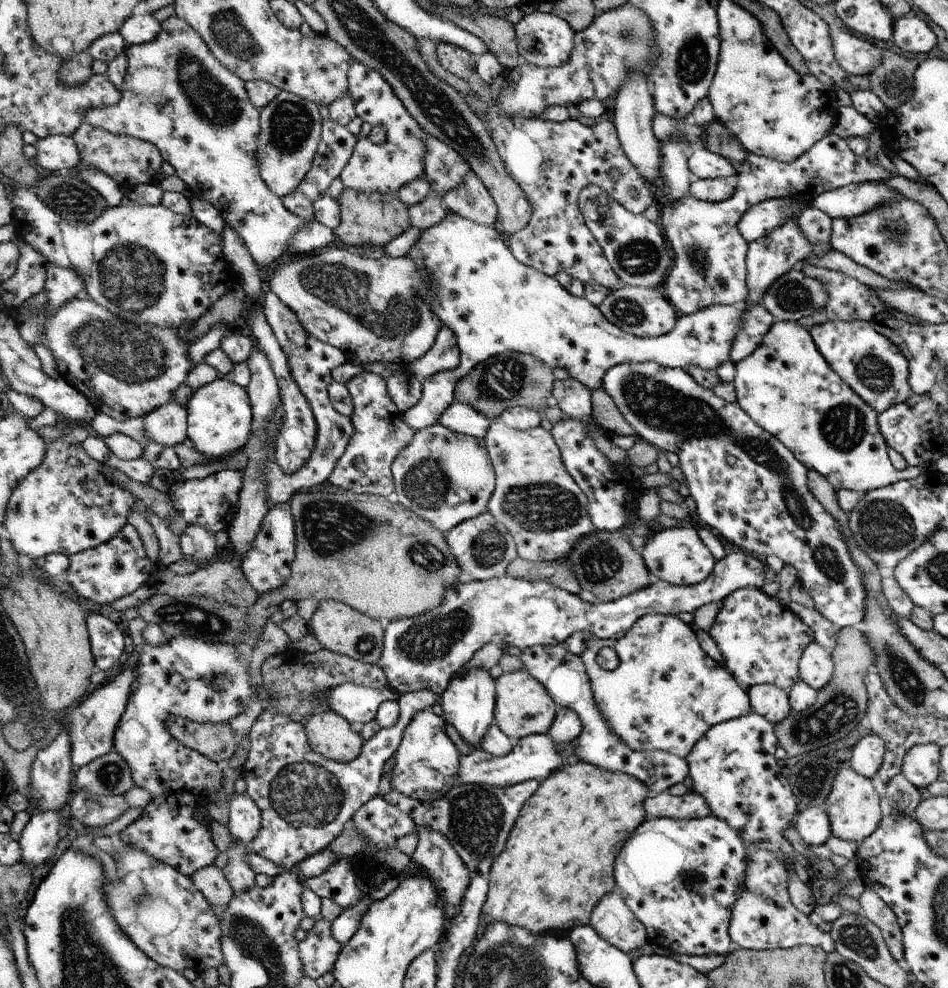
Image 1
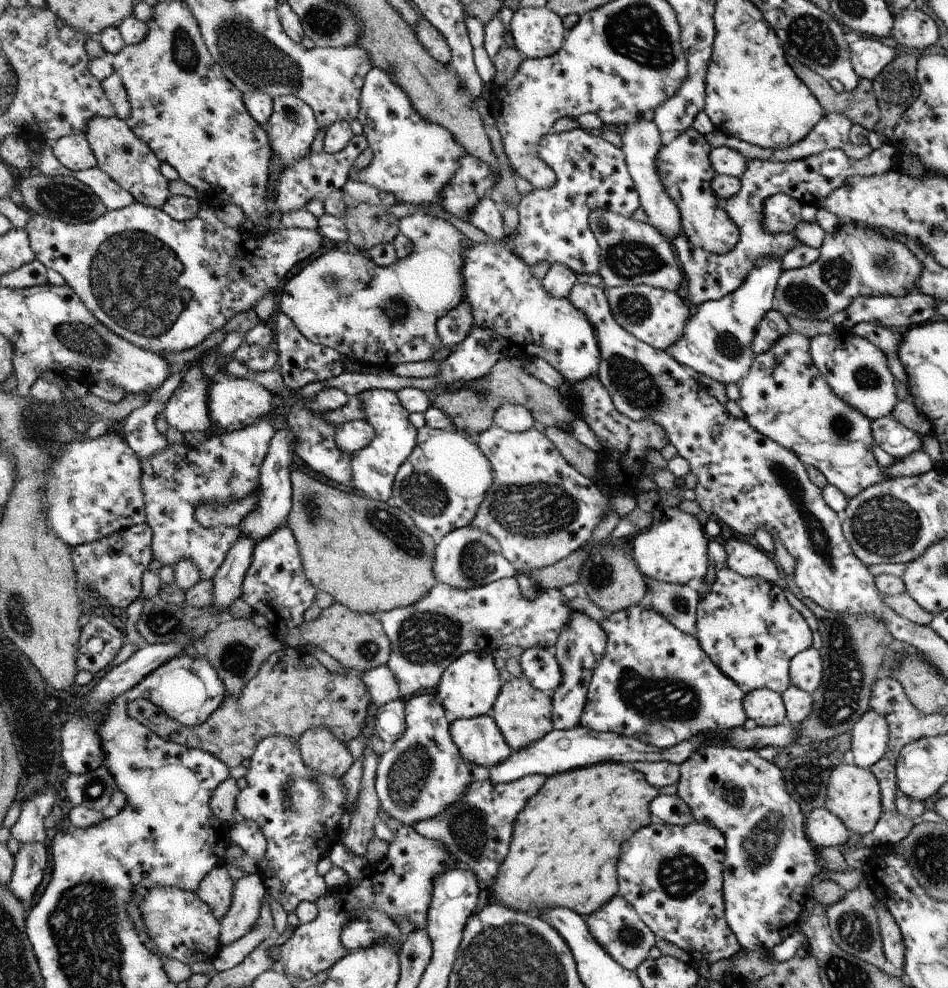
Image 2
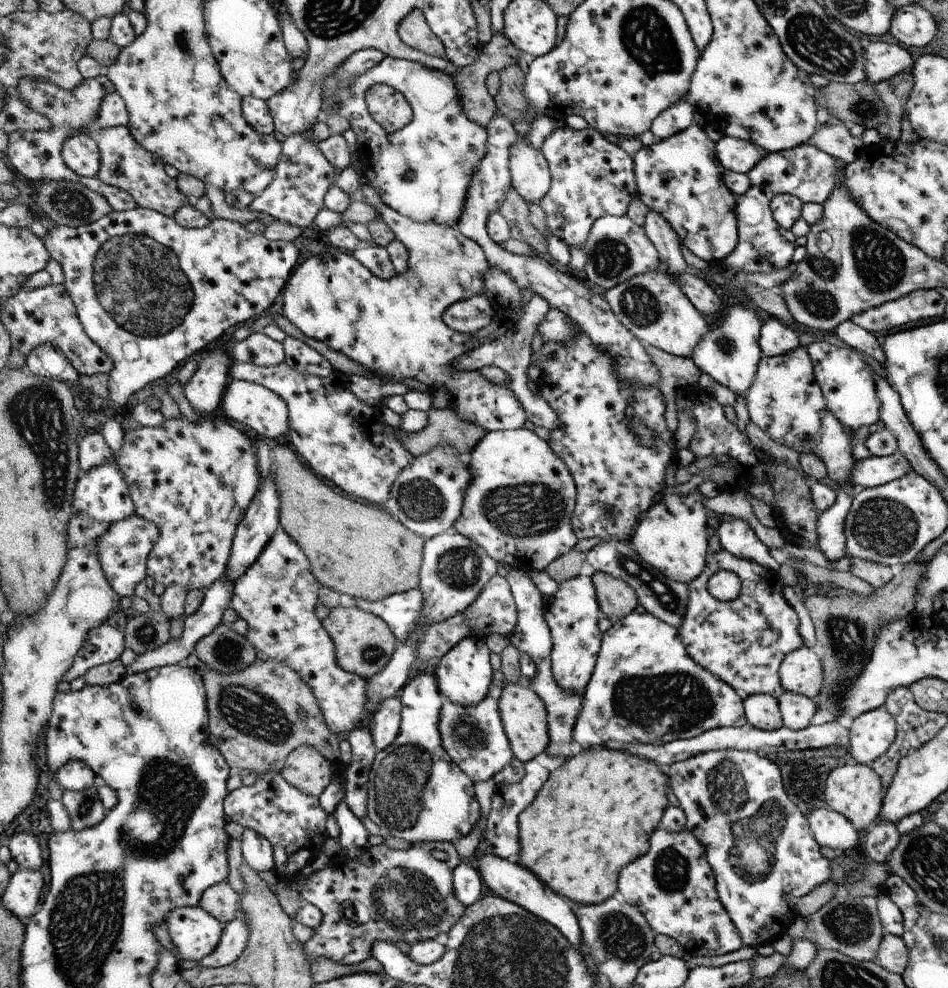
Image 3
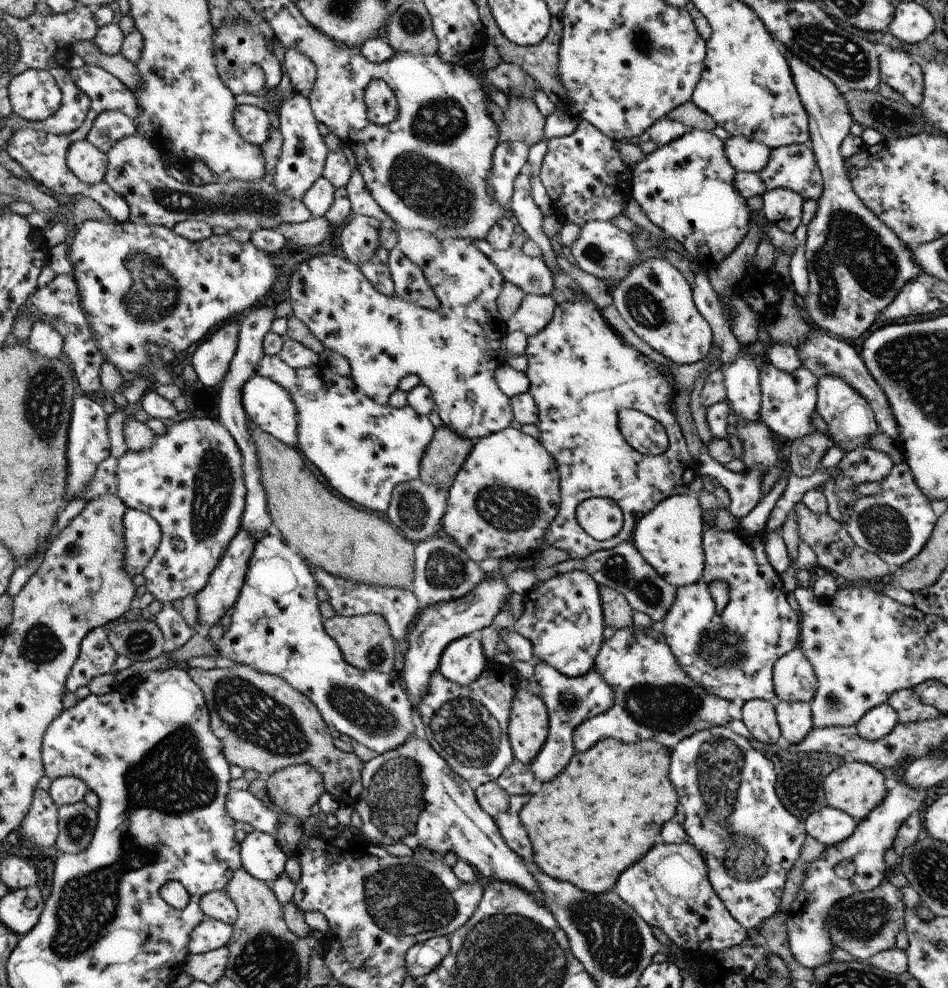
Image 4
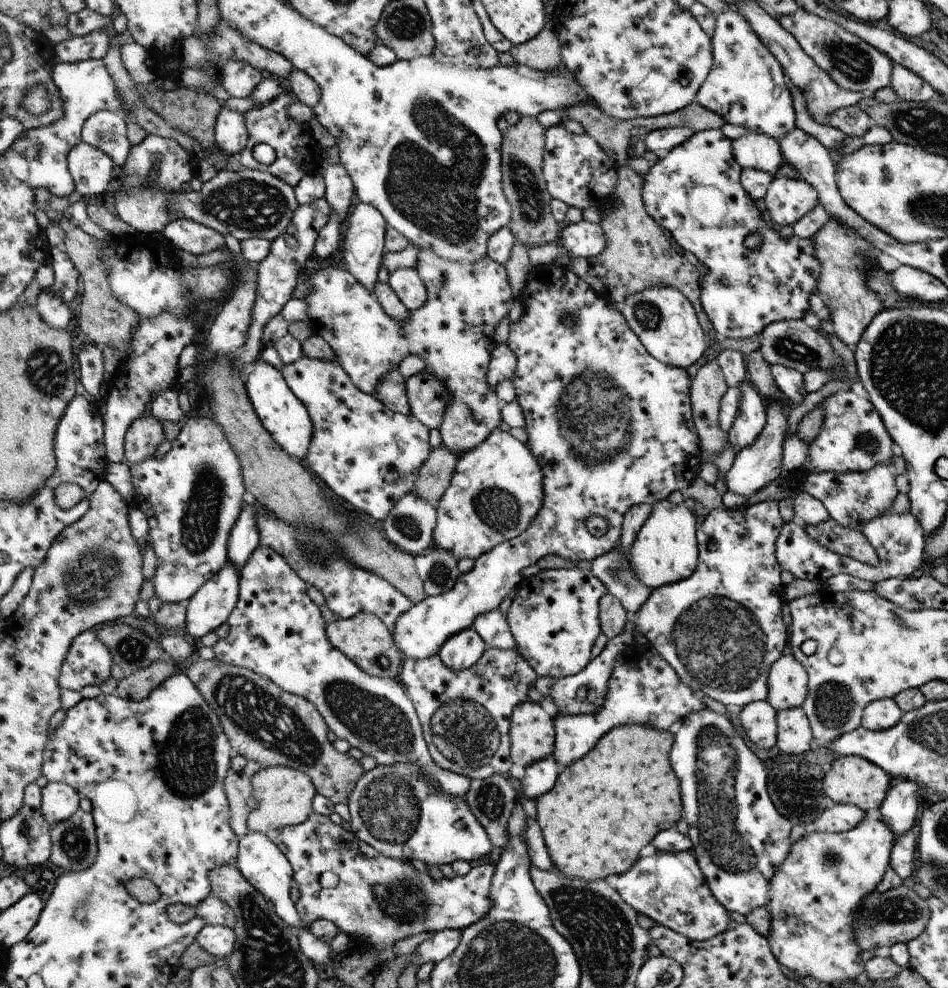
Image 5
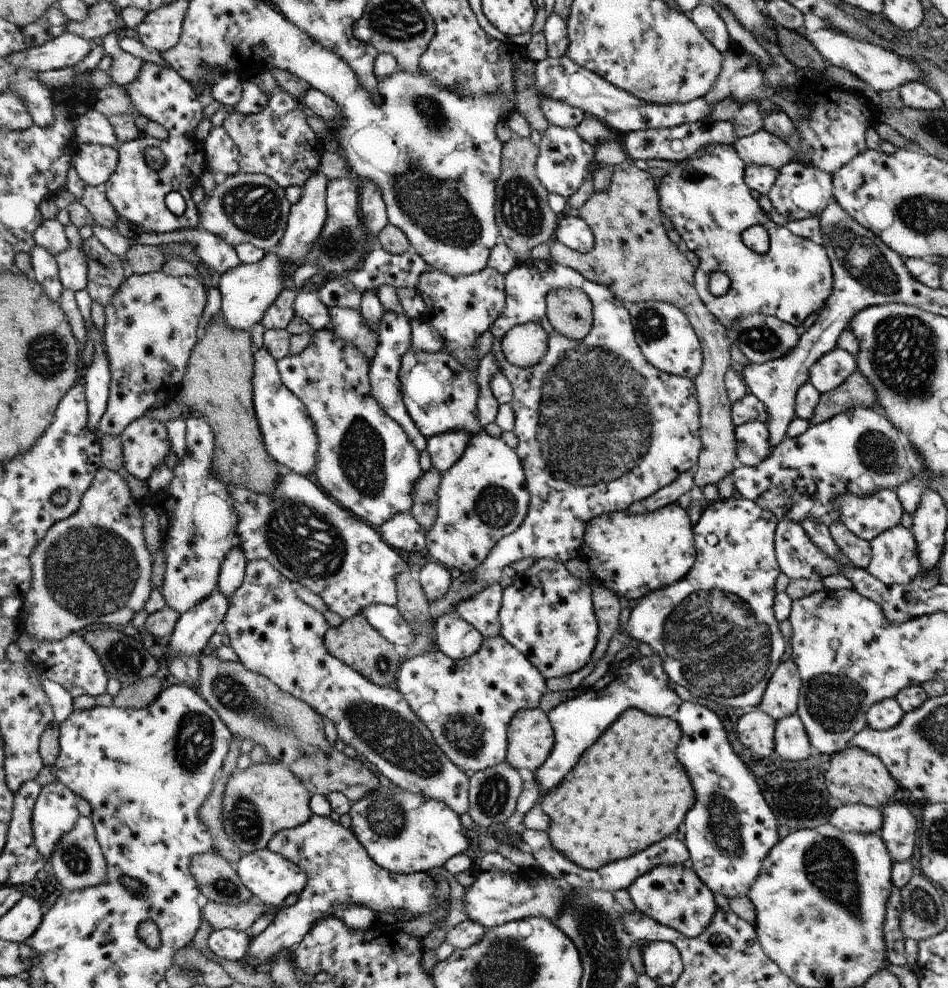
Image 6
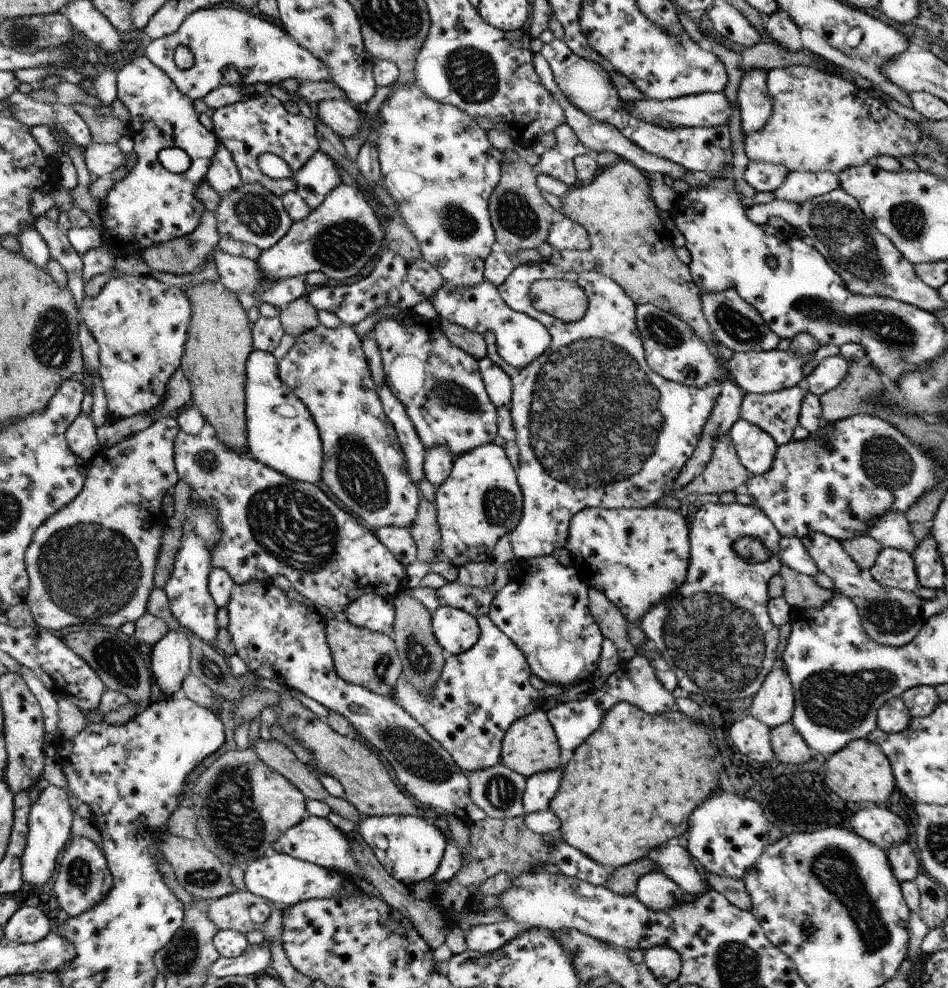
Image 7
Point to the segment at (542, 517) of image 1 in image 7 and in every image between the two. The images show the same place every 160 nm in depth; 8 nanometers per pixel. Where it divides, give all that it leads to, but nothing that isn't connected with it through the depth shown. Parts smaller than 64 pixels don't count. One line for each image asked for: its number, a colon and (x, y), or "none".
2: (540, 509)
3: (519, 509)
4: (501, 503)
5: (497, 489)
6: (483, 497)
7: (481, 501)

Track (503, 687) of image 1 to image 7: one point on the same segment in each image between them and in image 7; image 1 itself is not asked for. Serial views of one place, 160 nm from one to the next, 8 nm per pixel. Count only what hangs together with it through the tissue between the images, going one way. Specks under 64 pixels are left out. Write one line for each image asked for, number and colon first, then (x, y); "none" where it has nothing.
2: (524, 713)
3: (525, 716)
4: (529, 719)
5: (532, 732)
6: (530, 736)
7: (530, 746)

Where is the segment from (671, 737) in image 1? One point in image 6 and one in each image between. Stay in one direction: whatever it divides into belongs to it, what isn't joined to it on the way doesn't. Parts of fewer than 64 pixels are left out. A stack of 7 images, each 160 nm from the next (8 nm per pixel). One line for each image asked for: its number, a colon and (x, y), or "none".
2: (654, 679)
3: (644, 674)
4: (655, 699)
5: (645, 689)
6: (644, 684)

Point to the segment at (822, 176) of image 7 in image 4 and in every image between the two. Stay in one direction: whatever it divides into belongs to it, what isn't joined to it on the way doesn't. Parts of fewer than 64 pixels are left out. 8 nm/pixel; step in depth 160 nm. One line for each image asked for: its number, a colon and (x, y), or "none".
4: (783, 208)
5: (788, 199)
6: (800, 191)

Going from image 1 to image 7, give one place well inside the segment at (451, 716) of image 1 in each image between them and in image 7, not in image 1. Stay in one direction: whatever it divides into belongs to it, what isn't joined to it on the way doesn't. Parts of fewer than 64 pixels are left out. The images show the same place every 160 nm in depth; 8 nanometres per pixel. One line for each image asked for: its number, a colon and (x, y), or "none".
2: (469, 687)
3: (464, 675)
4: (463, 661)
5: (461, 651)
6: (457, 638)
7: (457, 631)

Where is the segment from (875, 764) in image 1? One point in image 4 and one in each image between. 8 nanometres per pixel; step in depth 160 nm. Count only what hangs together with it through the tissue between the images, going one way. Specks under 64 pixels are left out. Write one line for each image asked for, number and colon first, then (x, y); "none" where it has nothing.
2: (869, 738)
3: (871, 734)
4: (879, 721)

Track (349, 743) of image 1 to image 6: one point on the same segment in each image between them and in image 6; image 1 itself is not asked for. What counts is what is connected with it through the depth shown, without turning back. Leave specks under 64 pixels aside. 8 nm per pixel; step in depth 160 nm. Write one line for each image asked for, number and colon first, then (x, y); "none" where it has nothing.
2: (321, 750)
3: (306, 768)
4: (295, 789)
5: (285, 795)
6: (266, 798)

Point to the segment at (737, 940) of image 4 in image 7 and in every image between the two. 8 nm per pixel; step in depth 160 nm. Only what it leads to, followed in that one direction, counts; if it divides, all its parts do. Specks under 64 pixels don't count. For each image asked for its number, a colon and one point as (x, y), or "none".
5: (670, 888)
6: (675, 896)
7: (656, 890)

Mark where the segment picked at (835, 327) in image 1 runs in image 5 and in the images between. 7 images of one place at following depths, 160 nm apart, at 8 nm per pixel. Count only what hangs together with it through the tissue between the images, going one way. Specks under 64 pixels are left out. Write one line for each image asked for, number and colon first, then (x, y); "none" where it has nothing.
2: (858, 371)
3: (847, 382)
4: (850, 419)
5: (853, 438)

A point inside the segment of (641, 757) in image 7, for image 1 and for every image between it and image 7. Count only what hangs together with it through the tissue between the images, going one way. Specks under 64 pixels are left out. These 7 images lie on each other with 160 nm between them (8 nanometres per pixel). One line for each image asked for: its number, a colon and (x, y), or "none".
1: (558, 862)
2: (566, 841)
3: (596, 813)
4: (604, 812)
5: (603, 809)
6: (629, 791)

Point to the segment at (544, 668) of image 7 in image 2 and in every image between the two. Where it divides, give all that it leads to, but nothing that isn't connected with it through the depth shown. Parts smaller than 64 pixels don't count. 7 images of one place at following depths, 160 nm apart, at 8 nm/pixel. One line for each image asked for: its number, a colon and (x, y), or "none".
2: (580, 646)
3: (572, 617)
4: (562, 617)
5: (554, 617)
6: (547, 613)

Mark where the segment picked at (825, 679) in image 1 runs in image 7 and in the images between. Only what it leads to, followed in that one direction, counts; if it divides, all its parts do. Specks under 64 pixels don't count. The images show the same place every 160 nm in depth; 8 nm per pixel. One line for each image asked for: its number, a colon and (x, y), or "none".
2: (806, 670)
3: (802, 671)
4: (794, 679)
5: (788, 684)
6: (781, 699)
7: (774, 704)

